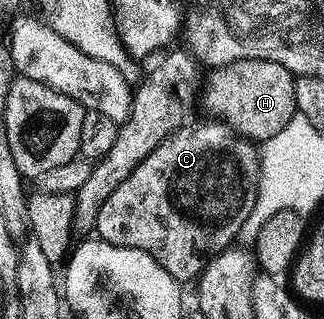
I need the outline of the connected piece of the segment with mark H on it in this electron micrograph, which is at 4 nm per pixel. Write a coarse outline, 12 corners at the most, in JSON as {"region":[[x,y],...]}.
{"region":[[222,66],[203,98],[238,134],[275,136],[297,113],[295,75]]}

